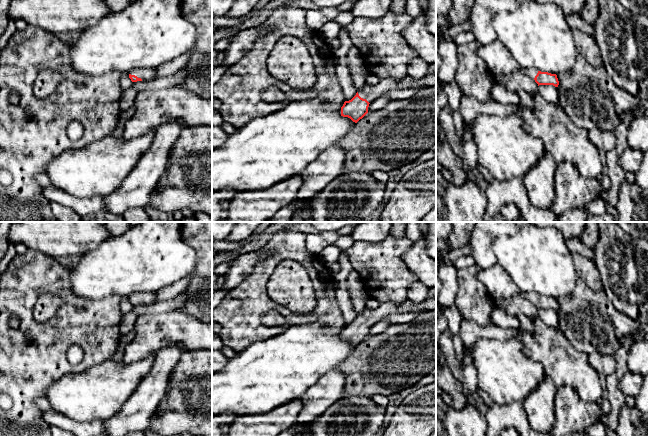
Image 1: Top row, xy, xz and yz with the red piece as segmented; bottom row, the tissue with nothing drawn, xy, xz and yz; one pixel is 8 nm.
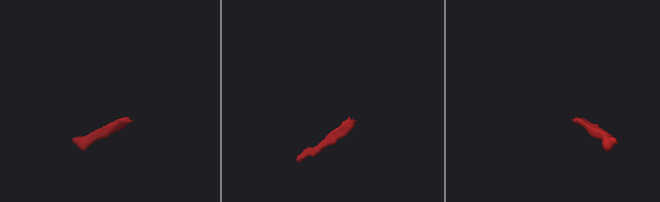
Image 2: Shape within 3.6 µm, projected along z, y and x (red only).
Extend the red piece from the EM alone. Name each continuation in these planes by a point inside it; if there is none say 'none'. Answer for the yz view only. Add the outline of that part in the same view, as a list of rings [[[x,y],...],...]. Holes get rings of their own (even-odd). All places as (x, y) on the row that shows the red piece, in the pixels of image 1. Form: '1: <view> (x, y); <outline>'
1: yz (530, 72); [[[527,68],[527,69],[523,69],[521,71],[523,74],[525,74],[526,76],[528,76],[532,79],[534,79],[538,73],[538,70],[536,68]]]

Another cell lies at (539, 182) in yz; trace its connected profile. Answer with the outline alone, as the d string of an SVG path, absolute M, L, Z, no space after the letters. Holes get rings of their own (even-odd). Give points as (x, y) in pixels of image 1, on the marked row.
M545 149L534 167L522 178L530 204L549 209L554 201L554 174L557 164Z

